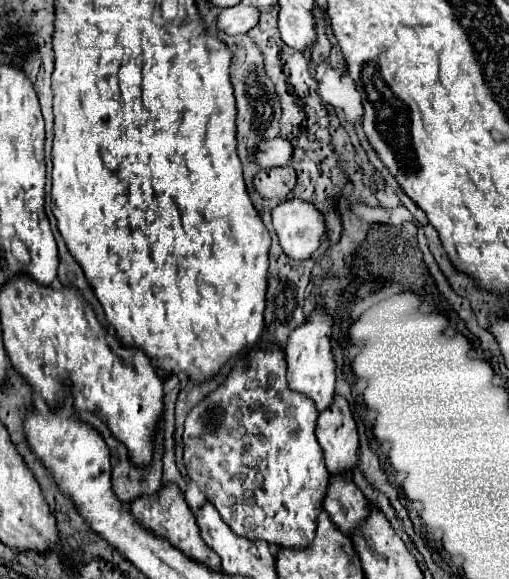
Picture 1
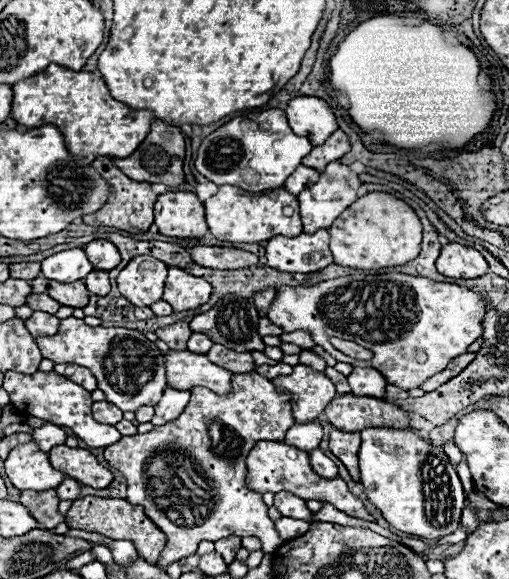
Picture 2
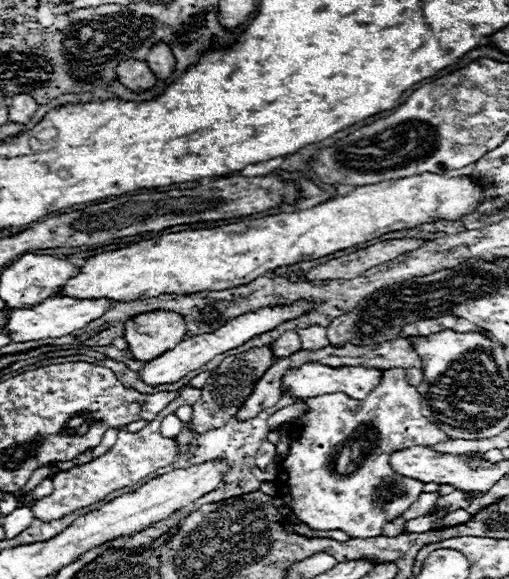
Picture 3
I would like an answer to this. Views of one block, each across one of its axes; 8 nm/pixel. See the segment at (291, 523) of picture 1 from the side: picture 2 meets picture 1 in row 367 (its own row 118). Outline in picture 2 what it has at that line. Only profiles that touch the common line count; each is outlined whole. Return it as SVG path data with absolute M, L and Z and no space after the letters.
M264 110L236 116L216 132L208 134L196 156L196 170L218 186L232 184L248 192L282 188L284 180L302 164L302 158L312 152L312 144L304 136L296 136L282 110Z

